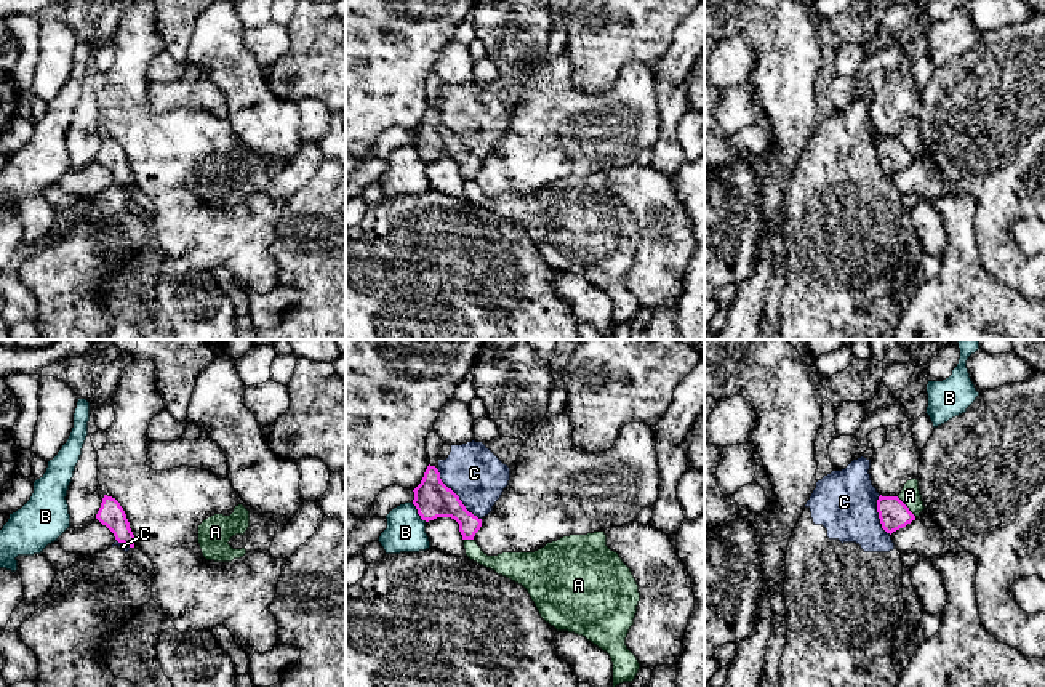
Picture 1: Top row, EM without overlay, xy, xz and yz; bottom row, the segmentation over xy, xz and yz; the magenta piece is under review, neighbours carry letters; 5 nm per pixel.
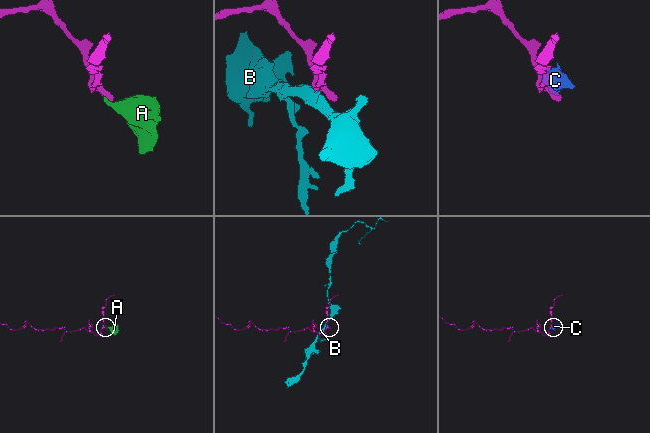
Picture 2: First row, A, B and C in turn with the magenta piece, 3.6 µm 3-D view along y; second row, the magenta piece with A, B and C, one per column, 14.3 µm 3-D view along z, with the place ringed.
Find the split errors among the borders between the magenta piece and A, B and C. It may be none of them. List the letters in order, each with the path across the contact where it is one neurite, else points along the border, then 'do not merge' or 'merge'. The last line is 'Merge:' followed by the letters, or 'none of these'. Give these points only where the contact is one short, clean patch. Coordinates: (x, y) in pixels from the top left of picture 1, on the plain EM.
A: along yz (896, 138), (916, 157) | do not merge
B: along xz (412, 144), (426, 162) | do not merge
C: do not merge
Merge: none of these

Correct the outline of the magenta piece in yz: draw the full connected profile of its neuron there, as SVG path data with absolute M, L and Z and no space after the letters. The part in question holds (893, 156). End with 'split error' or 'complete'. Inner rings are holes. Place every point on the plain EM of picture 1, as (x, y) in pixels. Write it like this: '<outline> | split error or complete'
M880 136L877 141L877 154L882 170L890 176L915 162L915 157L898 138Z | complete

